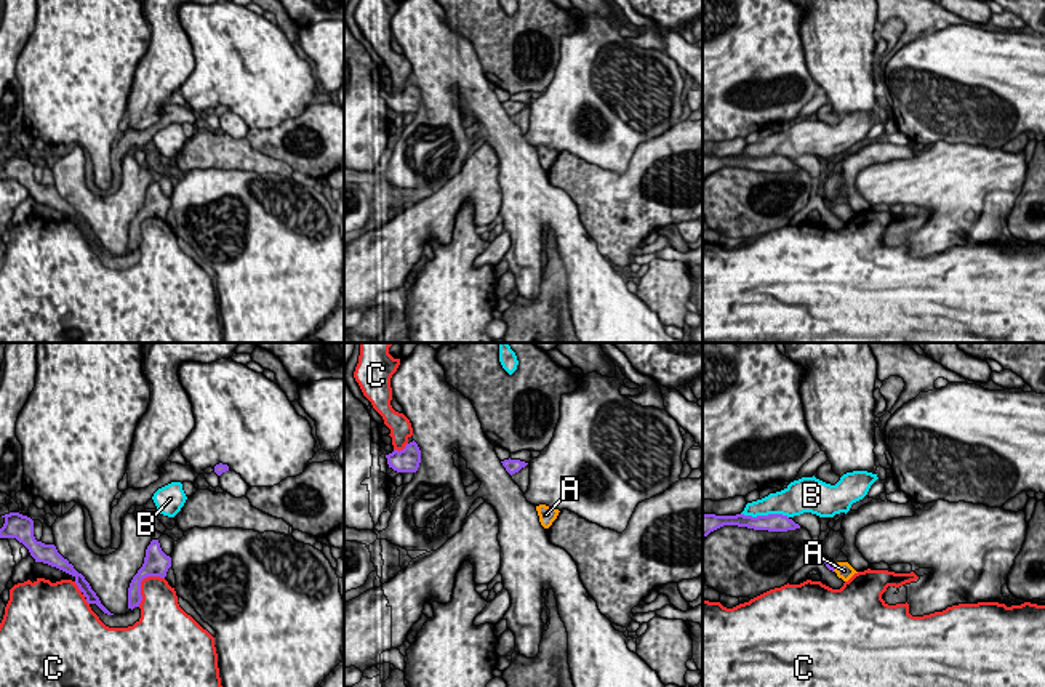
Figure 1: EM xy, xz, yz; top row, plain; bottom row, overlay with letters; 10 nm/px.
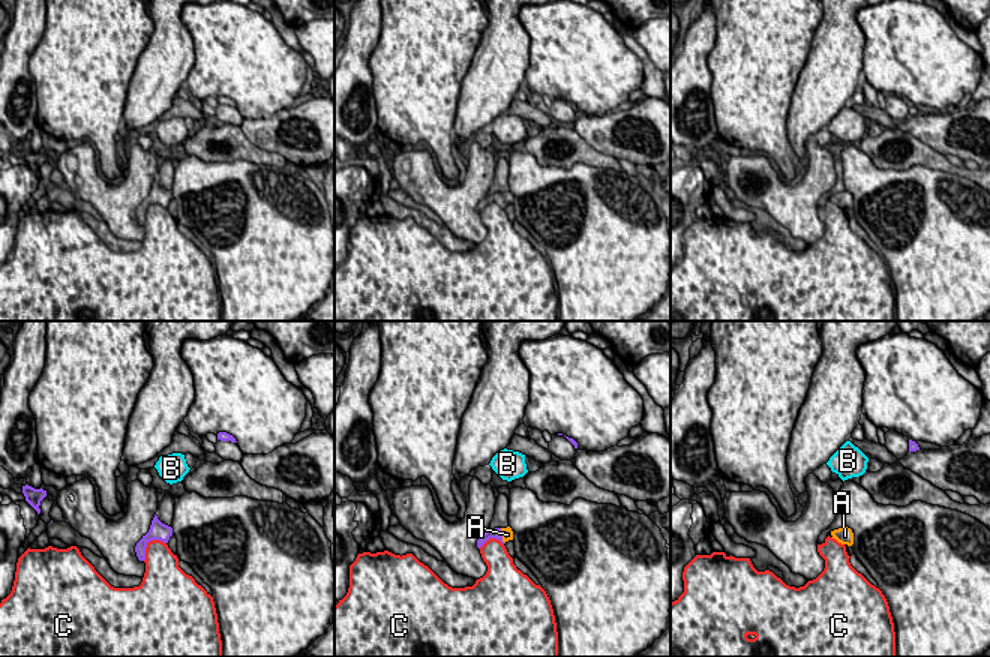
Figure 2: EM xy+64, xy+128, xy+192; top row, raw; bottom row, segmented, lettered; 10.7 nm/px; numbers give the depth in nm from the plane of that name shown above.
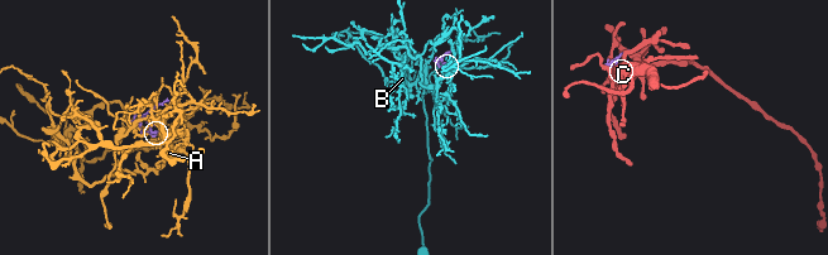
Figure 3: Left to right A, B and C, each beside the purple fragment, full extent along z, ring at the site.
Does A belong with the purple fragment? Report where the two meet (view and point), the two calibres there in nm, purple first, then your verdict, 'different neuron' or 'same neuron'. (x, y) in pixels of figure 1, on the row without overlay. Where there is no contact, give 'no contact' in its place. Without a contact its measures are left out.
contact yz (834, 208); calibres 70 and 170 nm; same neuron

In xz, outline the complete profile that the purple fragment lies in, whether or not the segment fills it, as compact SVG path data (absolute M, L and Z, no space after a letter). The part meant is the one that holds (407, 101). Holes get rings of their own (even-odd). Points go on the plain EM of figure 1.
M413 82L405 86L403 91L394 91L386 96L389 109L397 114L416 114L421 104L421 91L418 85Z

